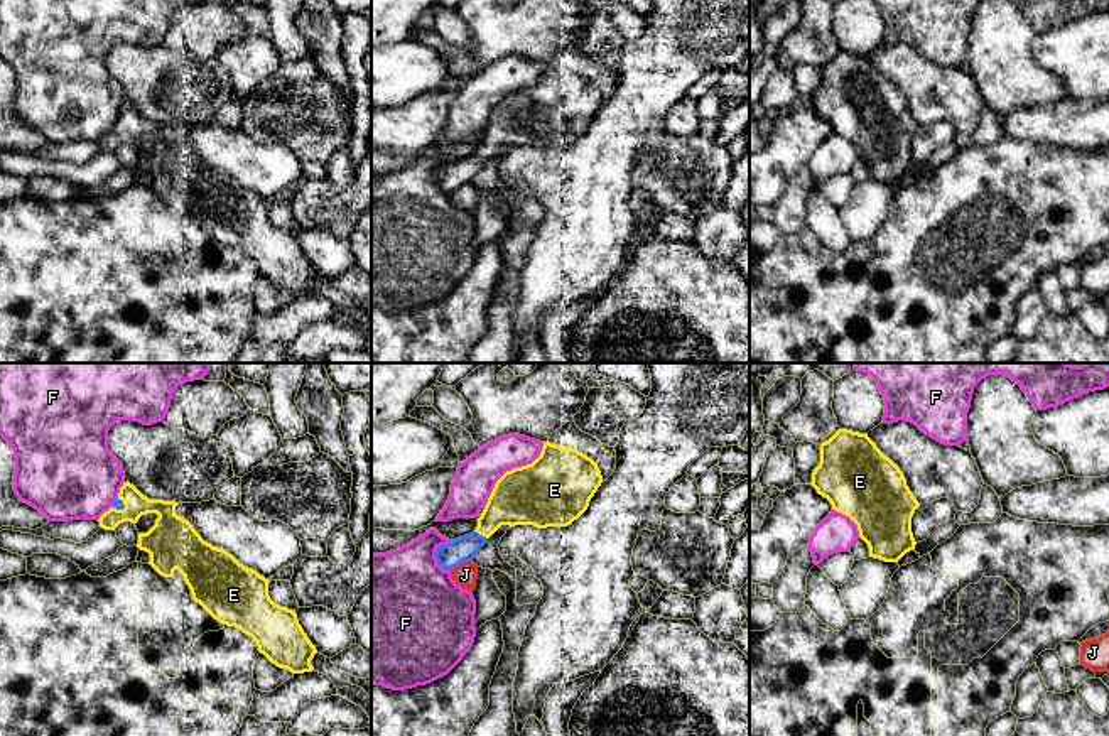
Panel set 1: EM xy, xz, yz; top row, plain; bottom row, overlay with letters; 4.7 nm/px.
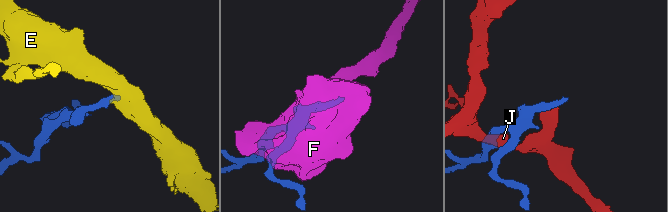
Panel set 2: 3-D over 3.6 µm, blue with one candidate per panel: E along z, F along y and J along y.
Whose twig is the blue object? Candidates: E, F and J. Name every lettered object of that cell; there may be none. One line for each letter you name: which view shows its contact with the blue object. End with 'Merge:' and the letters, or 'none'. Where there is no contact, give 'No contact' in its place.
E: Touches blue in xz
Merge: E

